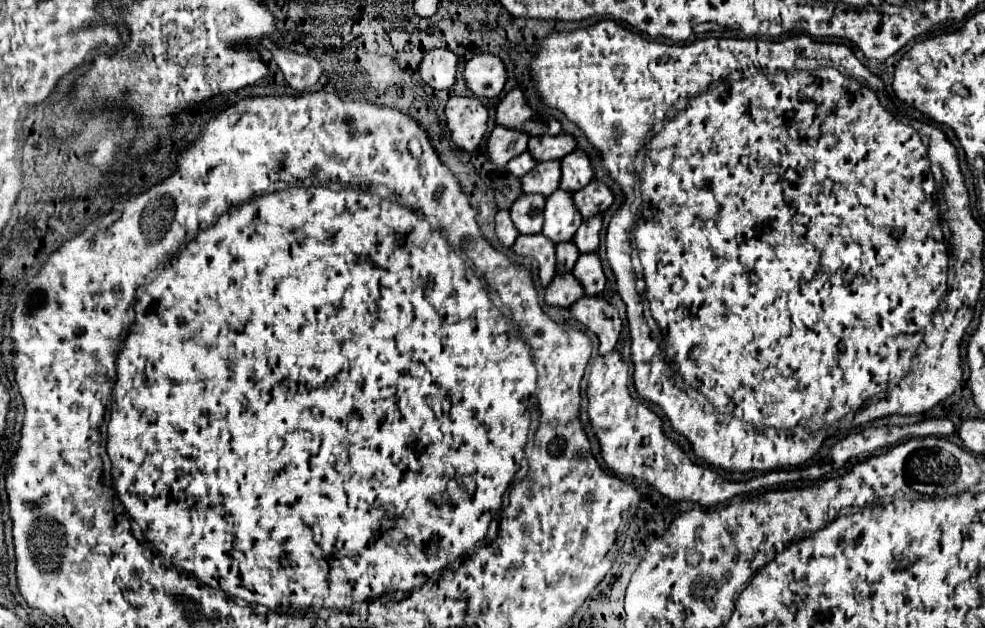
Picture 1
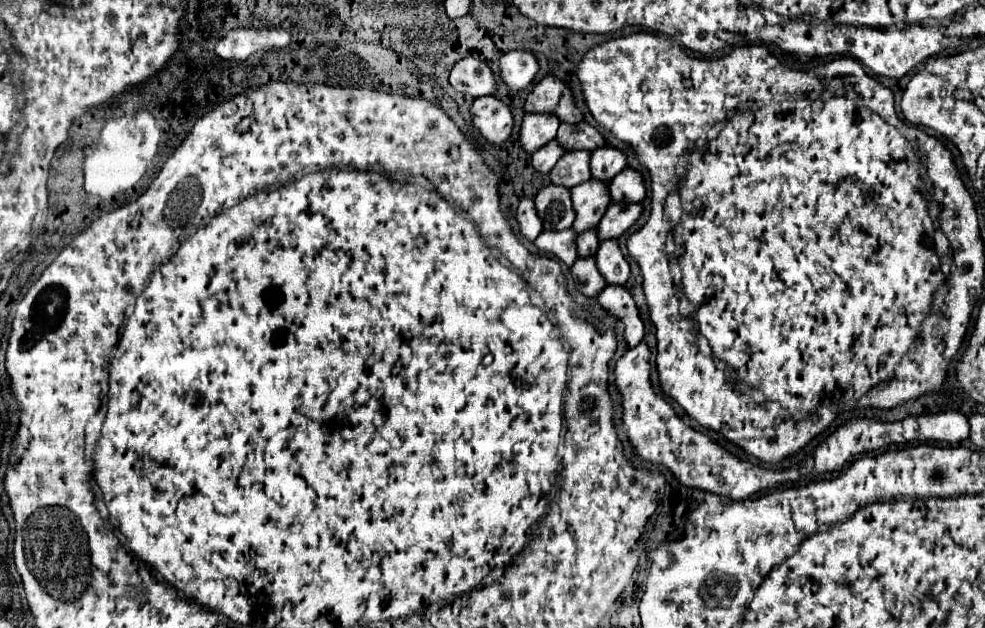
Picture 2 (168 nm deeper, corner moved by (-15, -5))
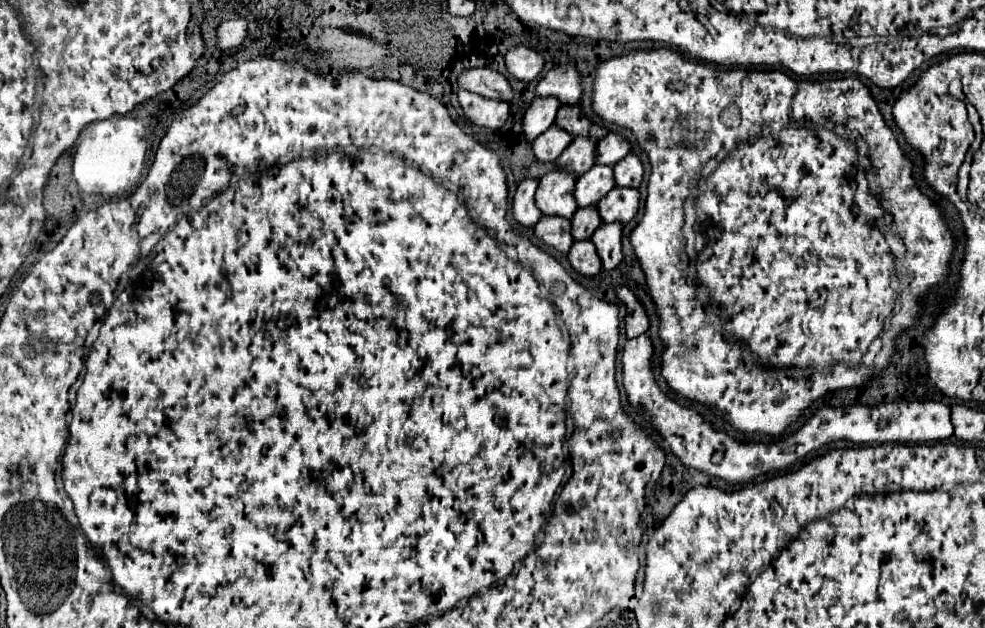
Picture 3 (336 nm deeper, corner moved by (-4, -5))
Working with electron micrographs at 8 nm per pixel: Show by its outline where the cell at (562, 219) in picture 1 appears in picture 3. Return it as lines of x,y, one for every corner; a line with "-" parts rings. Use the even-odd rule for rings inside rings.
594,166
586,174
582,174
576,182
574,198
578,208
596,206
600,198
604,198
604,194
608,194
608,190
612,188
614,188
612,166

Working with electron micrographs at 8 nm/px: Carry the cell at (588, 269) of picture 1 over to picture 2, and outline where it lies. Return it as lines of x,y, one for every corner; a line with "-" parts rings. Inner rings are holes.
603,240
597,254
597,266
603,276
607,276
607,284
625,284
629,278
629,262
625,260
617,240

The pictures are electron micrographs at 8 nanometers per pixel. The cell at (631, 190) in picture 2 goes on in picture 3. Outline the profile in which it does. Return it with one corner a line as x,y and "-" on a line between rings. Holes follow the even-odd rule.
628,154
626,158
622,158
616,166
614,166
614,182
616,186
630,186
630,188
638,188
642,182
642,162
634,156

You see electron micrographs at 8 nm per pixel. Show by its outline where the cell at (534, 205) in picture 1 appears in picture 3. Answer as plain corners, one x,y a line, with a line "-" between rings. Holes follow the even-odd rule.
554,170
542,176
536,190
536,206
540,208
542,216
572,218
578,208
572,194
574,184
576,176
566,174
562,170

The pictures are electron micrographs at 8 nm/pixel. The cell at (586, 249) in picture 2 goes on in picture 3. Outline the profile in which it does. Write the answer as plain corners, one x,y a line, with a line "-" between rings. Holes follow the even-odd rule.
596,206
578,208
570,222
572,222
572,238
574,240
590,240
594,230
602,224
602,220
596,212

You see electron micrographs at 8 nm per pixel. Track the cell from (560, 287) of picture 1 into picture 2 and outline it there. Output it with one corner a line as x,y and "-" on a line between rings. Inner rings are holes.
577,258
577,262
571,268
575,280
577,280
577,288
585,294
585,296
597,296
605,286
607,280
603,278
603,274
597,268
595,258

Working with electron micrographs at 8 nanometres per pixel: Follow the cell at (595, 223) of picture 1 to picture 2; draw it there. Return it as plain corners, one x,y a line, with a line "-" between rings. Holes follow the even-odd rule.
613,202
597,226
599,238
601,240
619,238
623,232
627,232
639,220
641,212
643,212
643,204

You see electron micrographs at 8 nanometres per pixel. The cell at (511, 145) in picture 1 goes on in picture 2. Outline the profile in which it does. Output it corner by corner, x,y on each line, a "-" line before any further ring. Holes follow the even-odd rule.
533,112
525,114
523,126
521,126
521,144
527,154
533,154
541,146
545,146
549,140
557,136
559,128
559,118
555,114
543,114
543,112

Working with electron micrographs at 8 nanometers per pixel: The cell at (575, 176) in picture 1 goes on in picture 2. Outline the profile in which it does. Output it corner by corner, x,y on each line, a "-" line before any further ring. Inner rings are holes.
603,146
591,152
591,174
597,180
611,180
627,166
627,156
617,148

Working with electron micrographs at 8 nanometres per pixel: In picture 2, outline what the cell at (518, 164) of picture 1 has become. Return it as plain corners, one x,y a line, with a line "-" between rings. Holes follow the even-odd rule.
551,140
551,142
547,142
543,148
539,148
531,158
533,158
533,166
535,166
535,170
539,170
541,174
549,174
549,170
557,164
557,160
561,158
565,154
565,148
559,144
559,142
555,142
555,140

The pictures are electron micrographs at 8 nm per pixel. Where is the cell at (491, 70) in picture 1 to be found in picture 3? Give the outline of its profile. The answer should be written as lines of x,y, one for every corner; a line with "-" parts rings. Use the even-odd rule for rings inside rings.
516,46
516,48
508,50
504,60
506,60
506,70
516,80
522,80
522,82
534,80
544,66
542,56
536,50
526,48
526,46

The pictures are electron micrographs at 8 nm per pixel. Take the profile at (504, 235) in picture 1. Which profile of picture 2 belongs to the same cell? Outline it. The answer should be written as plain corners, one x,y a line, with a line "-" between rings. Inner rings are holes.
533,198
521,200
521,204
517,208
517,220
519,220
519,230
527,240
535,240
543,230
543,224
541,224
541,218
535,210

